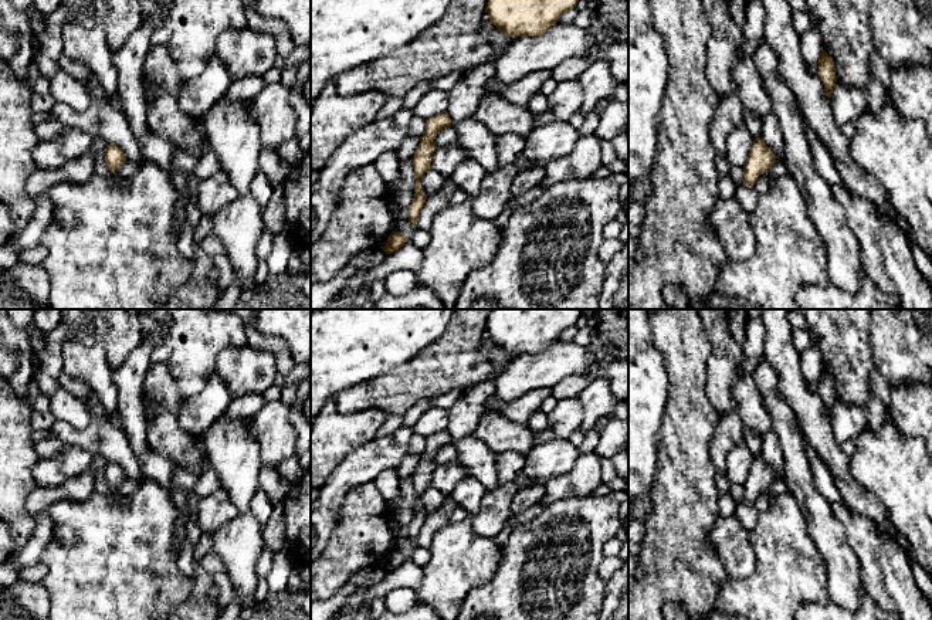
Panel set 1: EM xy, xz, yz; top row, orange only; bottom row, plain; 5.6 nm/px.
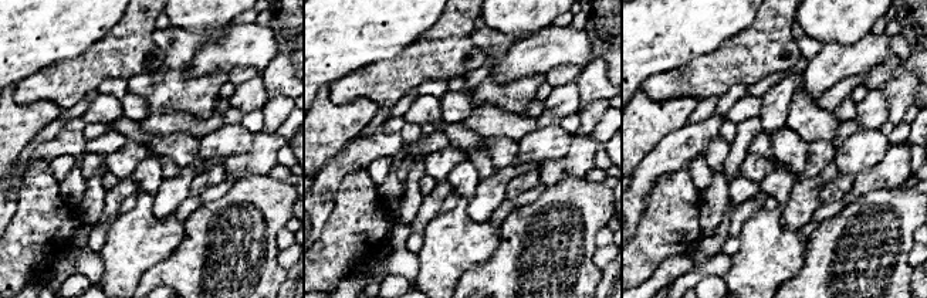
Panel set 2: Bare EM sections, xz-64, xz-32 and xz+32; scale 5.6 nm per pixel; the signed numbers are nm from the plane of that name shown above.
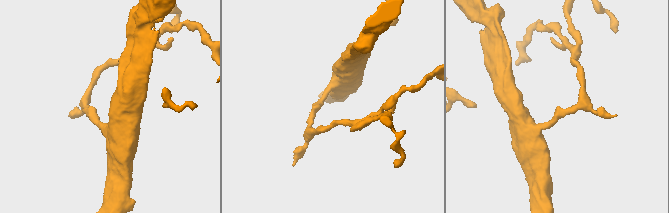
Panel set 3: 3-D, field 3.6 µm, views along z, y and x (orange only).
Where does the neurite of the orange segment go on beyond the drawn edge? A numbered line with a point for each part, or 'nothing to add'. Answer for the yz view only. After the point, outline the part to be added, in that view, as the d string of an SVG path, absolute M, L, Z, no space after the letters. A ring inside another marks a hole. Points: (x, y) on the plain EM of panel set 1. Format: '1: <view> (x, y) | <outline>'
nothing to add

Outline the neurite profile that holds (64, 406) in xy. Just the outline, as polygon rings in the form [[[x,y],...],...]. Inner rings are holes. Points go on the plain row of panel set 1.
[[[62,387],[51,396],[51,411],[57,420],[67,421],[77,430],[87,428],[91,423],[85,404]]]

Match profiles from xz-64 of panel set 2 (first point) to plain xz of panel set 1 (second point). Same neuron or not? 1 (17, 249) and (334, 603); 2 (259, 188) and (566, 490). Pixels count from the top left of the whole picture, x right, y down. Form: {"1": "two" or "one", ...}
{"1": "two", "2": "two"}

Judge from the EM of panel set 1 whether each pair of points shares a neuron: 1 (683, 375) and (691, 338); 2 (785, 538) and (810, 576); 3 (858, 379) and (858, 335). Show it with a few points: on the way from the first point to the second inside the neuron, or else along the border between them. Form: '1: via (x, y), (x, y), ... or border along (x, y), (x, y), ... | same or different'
1: via (685, 366), (687, 346) | same
2: via (785, 548), (800, 566) | same
3: via (858, 368), (858, 346) | same

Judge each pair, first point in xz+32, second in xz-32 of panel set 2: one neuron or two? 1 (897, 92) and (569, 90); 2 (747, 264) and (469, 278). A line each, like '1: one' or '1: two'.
1: two
2: two

